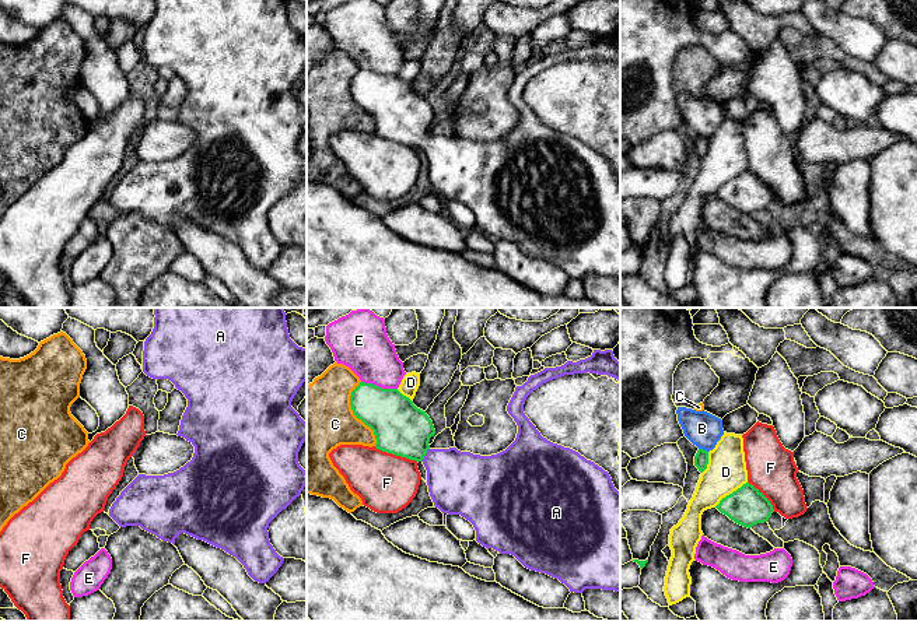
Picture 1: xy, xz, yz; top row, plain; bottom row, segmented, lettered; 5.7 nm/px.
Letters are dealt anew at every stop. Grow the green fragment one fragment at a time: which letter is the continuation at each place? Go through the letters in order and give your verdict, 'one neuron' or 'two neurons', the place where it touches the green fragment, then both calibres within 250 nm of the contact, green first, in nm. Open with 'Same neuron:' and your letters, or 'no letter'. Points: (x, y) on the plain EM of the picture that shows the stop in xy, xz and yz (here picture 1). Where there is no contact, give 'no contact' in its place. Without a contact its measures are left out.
Same neuron: A
A: one neuron; contact xz (424, 141); calibres 300 and 360 nm
B: two neurons; contact yz (702, 136); calibres 80 and 200 nm
C: two neurons; contact xz (354, 101); calibres 280 and 400 nm
D: two neurons; contact yz (730, 181); calibres 220 and 220 nm
E: two neurons; contact xz (378, 73); calibres 300 and 300 nm
F: two neurons; contact xz (395, 140); calibres 300 and 340 nm

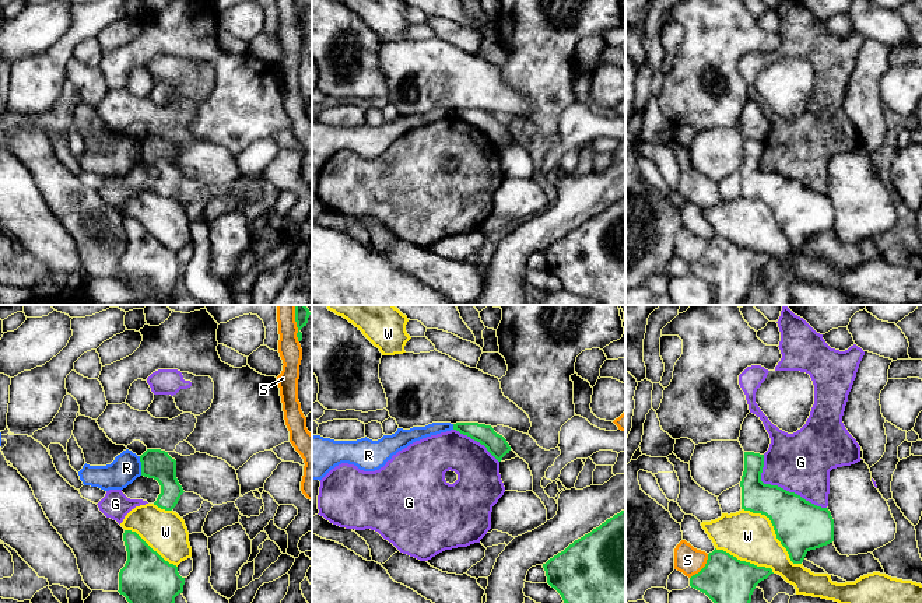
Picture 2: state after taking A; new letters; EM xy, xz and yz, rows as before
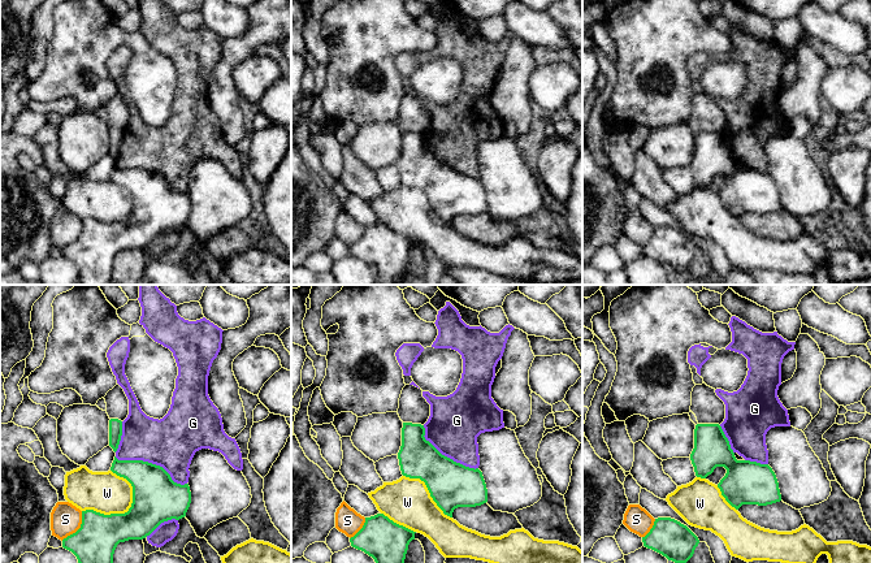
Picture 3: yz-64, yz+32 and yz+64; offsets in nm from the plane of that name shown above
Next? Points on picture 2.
Same neuron: no letter
G: two neurons; contact yz (779, 174); calibres 300 and 340 nm
R: two neurons; contact xy (142, 153); calibres 170 and 170 nm
S: two neurons; contact yz (704, 253); calibres 280 and 160 nm
W: two neurons; contact yz (775, 218); calibres 300 and 280 nm

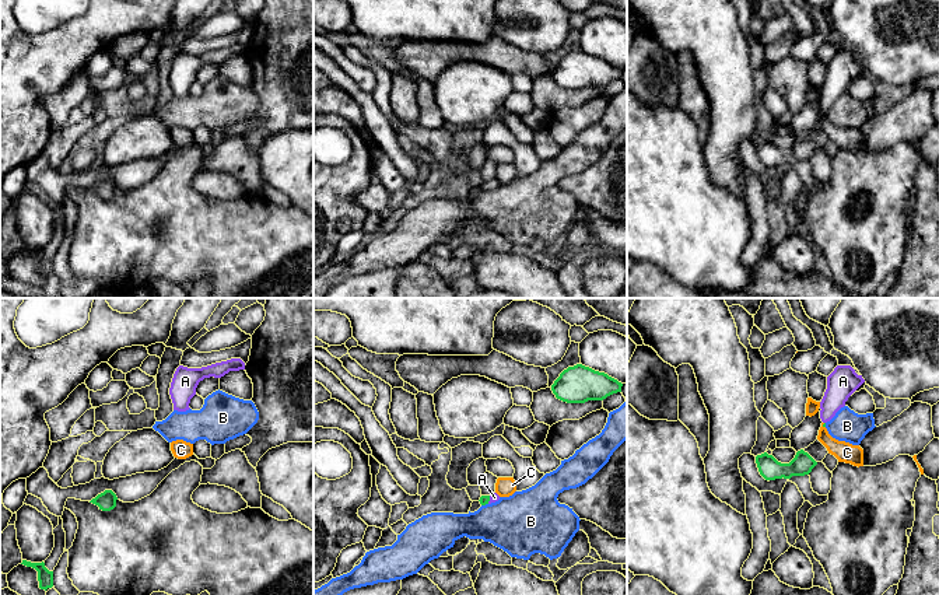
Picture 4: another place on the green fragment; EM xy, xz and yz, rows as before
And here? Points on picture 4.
Same neuron: A
A: one neuron; contact xz (489, 186); calibres 50 and 50 nm
B: two neurons; contact xz (484, 191); calibres 50 and 360 nm
C: two neurons; contact yz (823, 112); calibres 20 and 120 nm

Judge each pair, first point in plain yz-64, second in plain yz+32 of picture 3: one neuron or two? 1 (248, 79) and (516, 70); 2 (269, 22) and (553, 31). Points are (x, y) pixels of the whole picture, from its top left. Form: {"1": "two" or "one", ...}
{"1": "two", "2": "two"}

